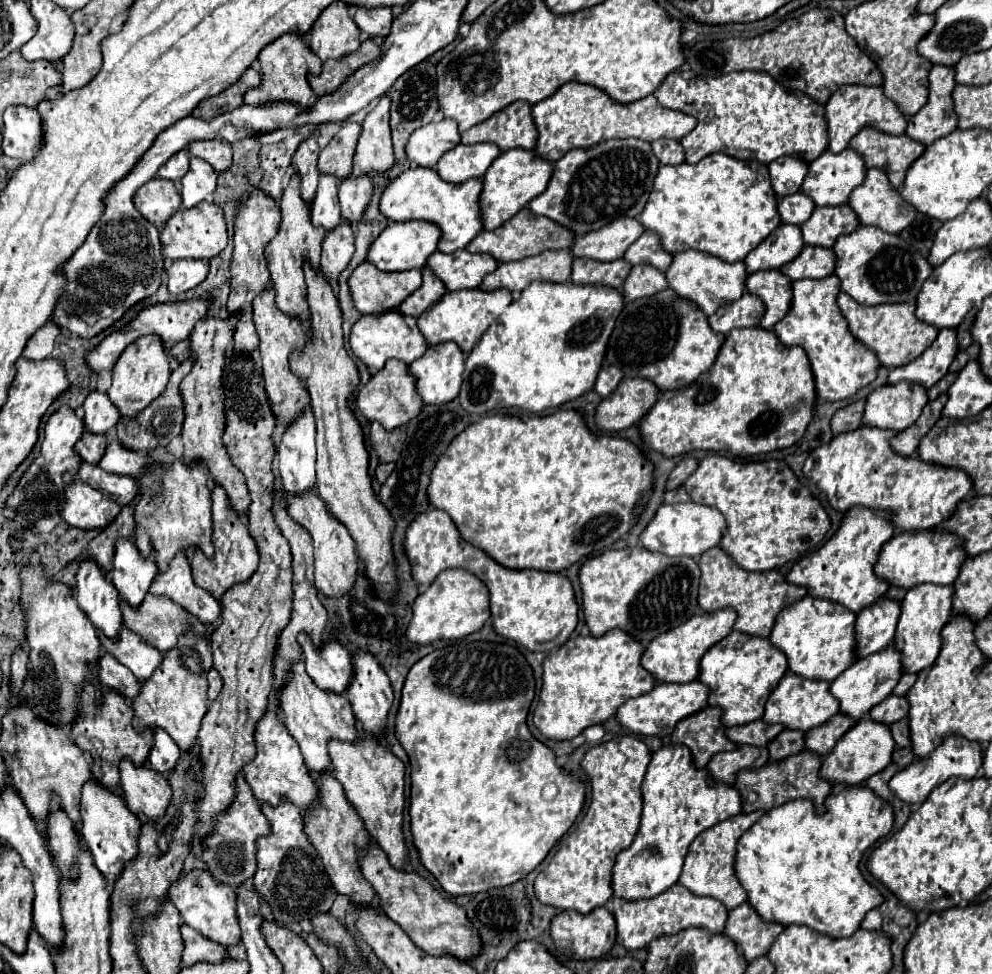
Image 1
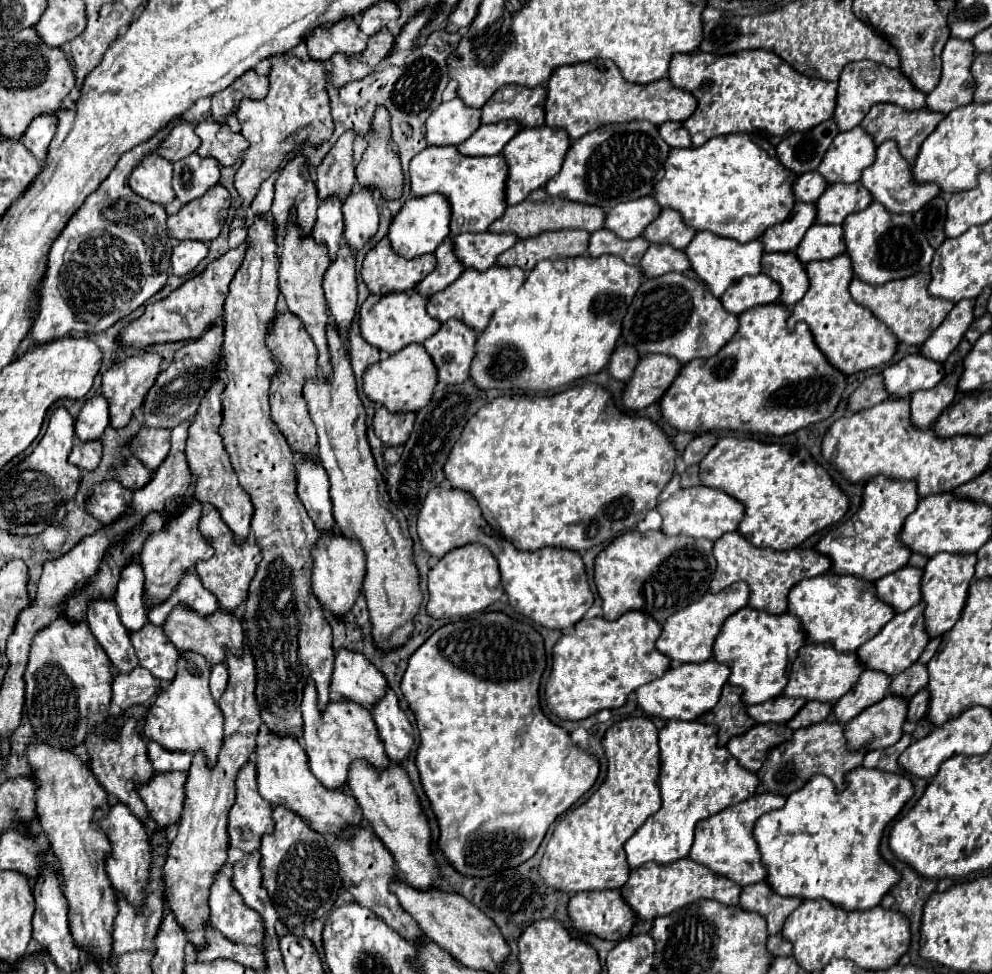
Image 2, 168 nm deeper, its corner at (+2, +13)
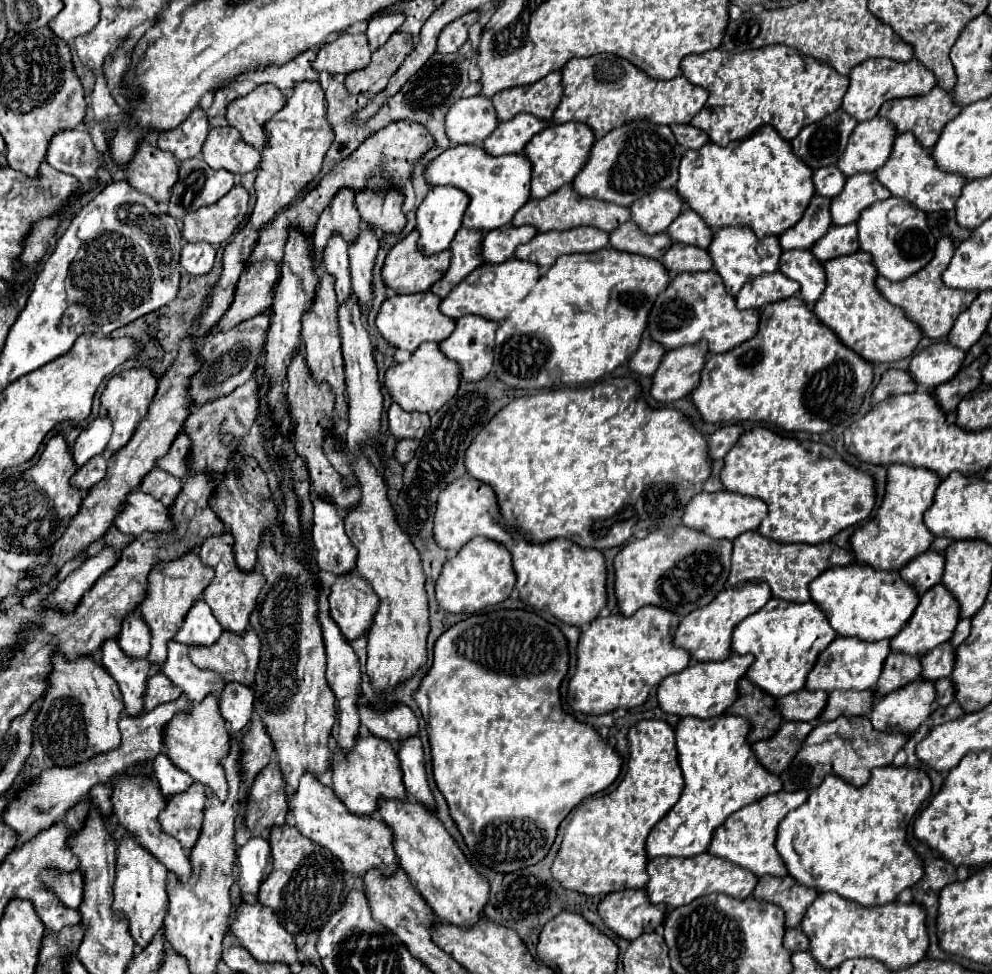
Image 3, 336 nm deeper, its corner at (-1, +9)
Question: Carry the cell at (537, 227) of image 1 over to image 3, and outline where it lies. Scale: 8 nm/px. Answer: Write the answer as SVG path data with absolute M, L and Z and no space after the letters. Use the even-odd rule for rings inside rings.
M564 185L556 193L548 195L546 199L530 199L522 209L518 209L518 213L512 219L512 225L516 225L516 227L534 225L542 233L590 225L590 227L598 227L598 229L604 229L610 233L616 227L620 227L622 223L626 223L628 219L630 219L630 207L620 207L616 203L608 203L608 201L600 201L600 199L586 199L586 197L578 195L572 189L572 185Z

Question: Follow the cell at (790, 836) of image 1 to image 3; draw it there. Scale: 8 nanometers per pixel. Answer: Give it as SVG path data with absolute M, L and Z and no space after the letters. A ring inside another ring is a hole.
M880 767L872 771L870 781L864 787L854 787L842 781L838 775L828 775L820 787L816 787L808 801L790 811L780 827L776 847L782 855L788 873L806 887L818 889L818 893L836 891L864 907L876 907L892 903L898 893L918 883L924 875L922 857L906 843L906 831L912 817L932 791L932 781L922 769L912 767Z

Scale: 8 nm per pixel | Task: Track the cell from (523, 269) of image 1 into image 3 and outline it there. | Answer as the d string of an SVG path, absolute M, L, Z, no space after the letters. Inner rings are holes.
M576 227L568 231L538 233L530 243L516 249L514 257L532 261L544 269L552 267L560 255L566 253L590 253L608 247L608 233L596 227Z

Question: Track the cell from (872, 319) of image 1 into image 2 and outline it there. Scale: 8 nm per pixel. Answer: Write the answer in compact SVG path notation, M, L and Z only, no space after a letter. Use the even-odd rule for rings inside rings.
M917 273L917 277L907 277L905 281L889 281L885 285L865 285L853 279L849 285L849 293L853 301L867 307L881 323L885 323L899 343L923 345L953 307L951 301L933 301L933 297L929 297L927 293L927 283L929 273Z

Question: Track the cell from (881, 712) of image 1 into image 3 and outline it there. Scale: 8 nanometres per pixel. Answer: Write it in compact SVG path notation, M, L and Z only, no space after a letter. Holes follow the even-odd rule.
M946 641L944 645L938 645L930 653L922 657L922 677L938 681L942 677L950 677L954 671L956 661L956 647Z

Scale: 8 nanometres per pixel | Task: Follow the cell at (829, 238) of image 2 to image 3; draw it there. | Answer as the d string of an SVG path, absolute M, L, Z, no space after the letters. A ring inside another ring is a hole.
M852 223L852 225L832 225L828 229L828 233L814 243L812 247L812 253L816 255L816 259L820 263L826 263L834 257L840 257L840 255L848 255L848 253L856 253L860 249L858 245L858 225Z

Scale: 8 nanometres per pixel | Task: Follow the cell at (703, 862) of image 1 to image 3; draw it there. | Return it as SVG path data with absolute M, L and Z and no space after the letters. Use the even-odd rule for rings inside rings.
M804 789L796 791L796 793L780 791L780 793L766 795L764 799L742 807L740 811L732 813L722 823L720 831L714 833L714 839L712 839L708 853L724 857L740 867L746 867L756 877L762 877L762 875L784 877L784 875L788 875L788 869L786 869L780 853L776 851L776 829L778 829L778 823L786 817L786 813L800 807L806 799L808 799L808 791L804 791Z

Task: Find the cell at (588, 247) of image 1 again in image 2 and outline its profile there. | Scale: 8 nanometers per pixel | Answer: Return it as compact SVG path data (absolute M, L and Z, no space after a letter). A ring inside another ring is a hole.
M651 197L625 201L605 213L605 229L621 239L635 239L657 217L661 207Z

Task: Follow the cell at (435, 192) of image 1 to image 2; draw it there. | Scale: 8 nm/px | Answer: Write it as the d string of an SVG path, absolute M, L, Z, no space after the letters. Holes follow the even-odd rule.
M425 147L411 159L409 165L411 193L425 197L431 193L443 195L451 205L451 235L479 233L505 211L505 161L495 157L465 157L457 147Z

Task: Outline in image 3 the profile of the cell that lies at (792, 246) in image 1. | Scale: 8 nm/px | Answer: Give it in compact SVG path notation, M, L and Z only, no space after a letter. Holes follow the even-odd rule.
M816 195L810 201L802 219L792 229L786 229L780 235L780 245L784 251L788 251L788 249L810 249L820 237L826 235L828 227L832 225L830 201L832 199L822 197L822 195Z

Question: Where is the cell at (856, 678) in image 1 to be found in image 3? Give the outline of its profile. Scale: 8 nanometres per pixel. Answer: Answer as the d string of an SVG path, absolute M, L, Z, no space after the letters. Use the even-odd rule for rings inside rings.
M938 583L938 585L930 587L920 597L920 605L914 611L908 625L896 637L892 637L892 651L910 653L910 655L928 653L930 649L934 649L936 645L944 643L944 641L948 641L952 637L958 621L960 621L960 605L958 605L956 597L944 587L944 583Z

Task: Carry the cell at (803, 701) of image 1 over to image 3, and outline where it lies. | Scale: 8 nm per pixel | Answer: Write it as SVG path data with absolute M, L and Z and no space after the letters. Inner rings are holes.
M838 637L832 641L822 653L820 659L816 661L814 669L808 675L806 689L812 691L836 691L836 689L868 689L874 687L880 673L882 665L890 653L890 641L860 641L858 637Z

